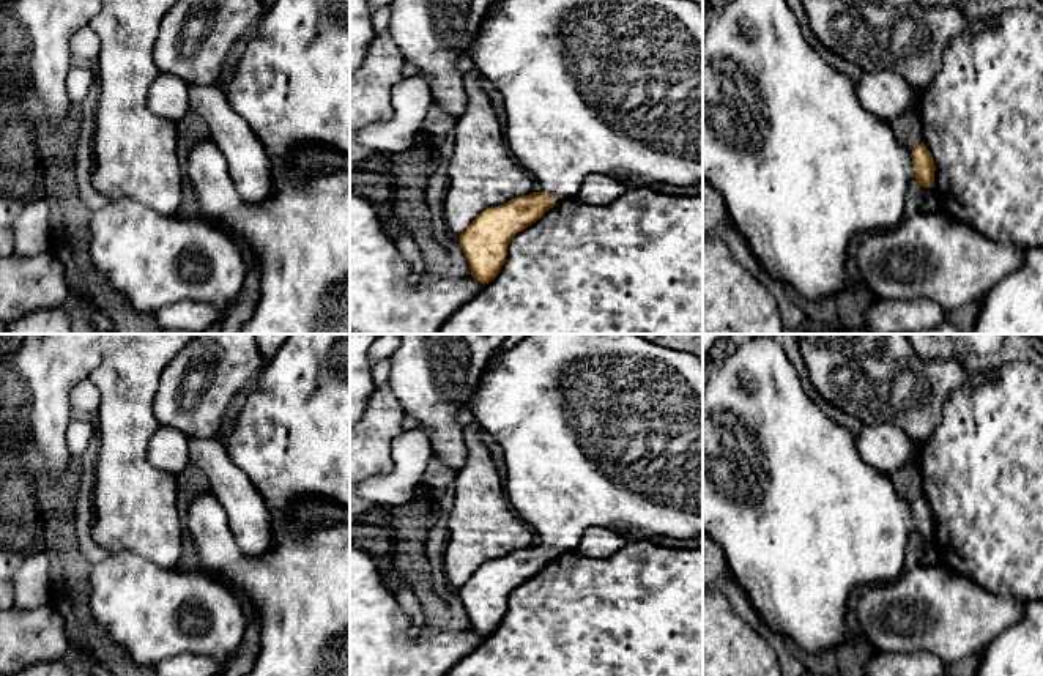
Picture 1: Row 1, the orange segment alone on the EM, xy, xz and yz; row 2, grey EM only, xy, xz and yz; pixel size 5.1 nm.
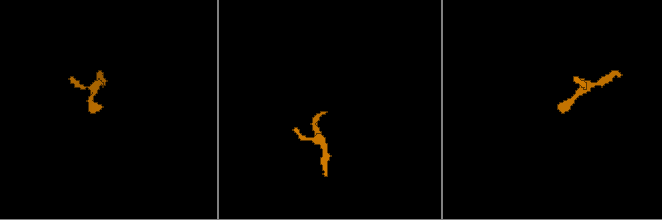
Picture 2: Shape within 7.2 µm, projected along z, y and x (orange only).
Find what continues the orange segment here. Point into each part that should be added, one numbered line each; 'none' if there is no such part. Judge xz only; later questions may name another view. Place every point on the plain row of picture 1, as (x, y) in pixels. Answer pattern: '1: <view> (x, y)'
1: xz (605, 430)

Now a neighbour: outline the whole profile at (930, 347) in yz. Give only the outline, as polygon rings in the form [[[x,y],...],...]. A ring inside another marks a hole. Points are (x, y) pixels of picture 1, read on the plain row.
[[[906,334],[915,353],[925,361],[983,358],[994,355],[1008,334]]]

